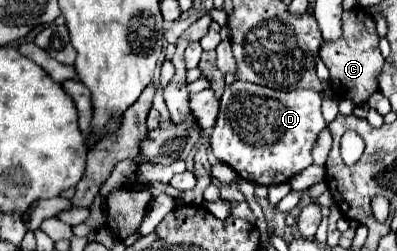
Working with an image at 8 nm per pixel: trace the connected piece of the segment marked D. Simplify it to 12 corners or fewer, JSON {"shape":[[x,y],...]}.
{"shape":[[226,85],[210,135],[256,185],[312,165],[320,93]]}

